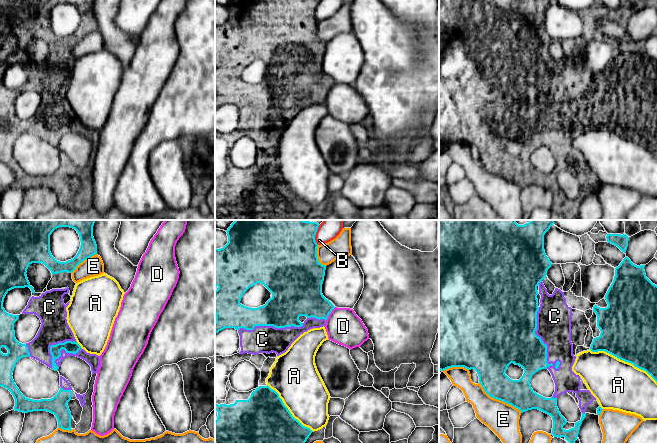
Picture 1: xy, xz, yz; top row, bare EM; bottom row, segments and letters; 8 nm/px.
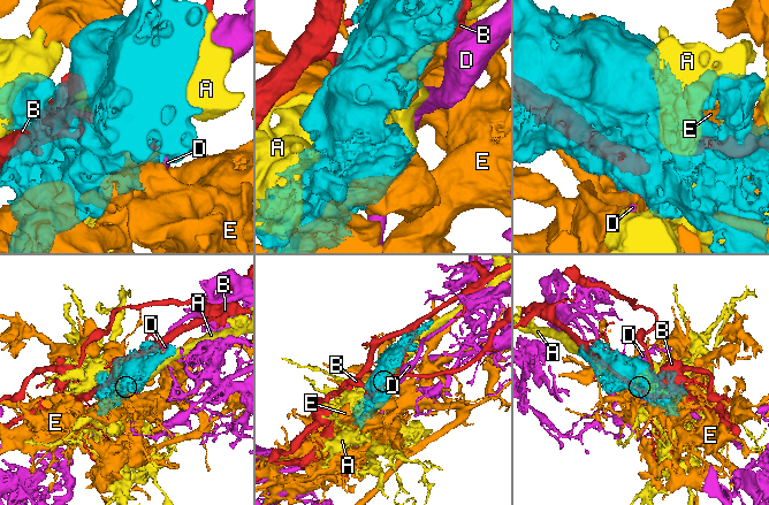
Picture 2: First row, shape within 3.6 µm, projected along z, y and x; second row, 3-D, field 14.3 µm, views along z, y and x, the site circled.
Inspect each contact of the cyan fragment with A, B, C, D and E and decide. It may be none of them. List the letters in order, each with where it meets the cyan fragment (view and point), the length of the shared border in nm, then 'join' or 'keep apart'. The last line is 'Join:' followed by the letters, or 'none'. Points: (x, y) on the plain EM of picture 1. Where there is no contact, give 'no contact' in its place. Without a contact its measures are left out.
A: yz (623, 136) | 600 nm | keep apart
B: xz (315, 10) | 160 nm | keep apart
C: yz (541, 116) | 550 nm | join
D: xz (329, 89) | 130 nm | keep apart
E: yz (499, 175) | 420 nm | keep apart
Join: C

